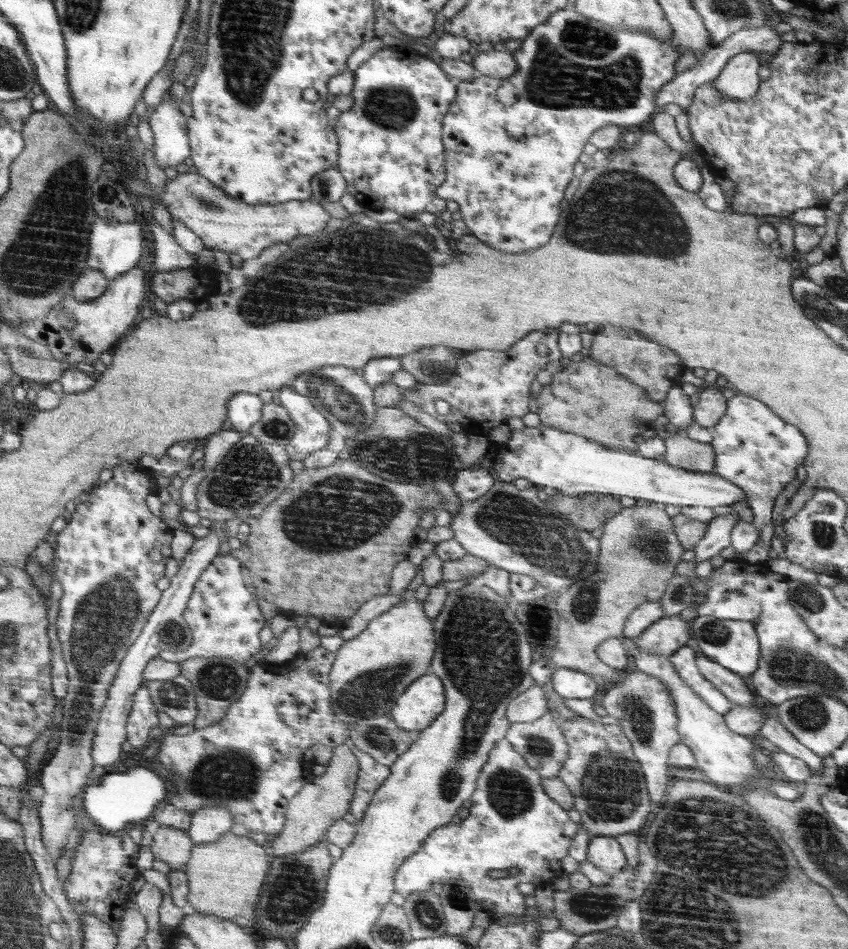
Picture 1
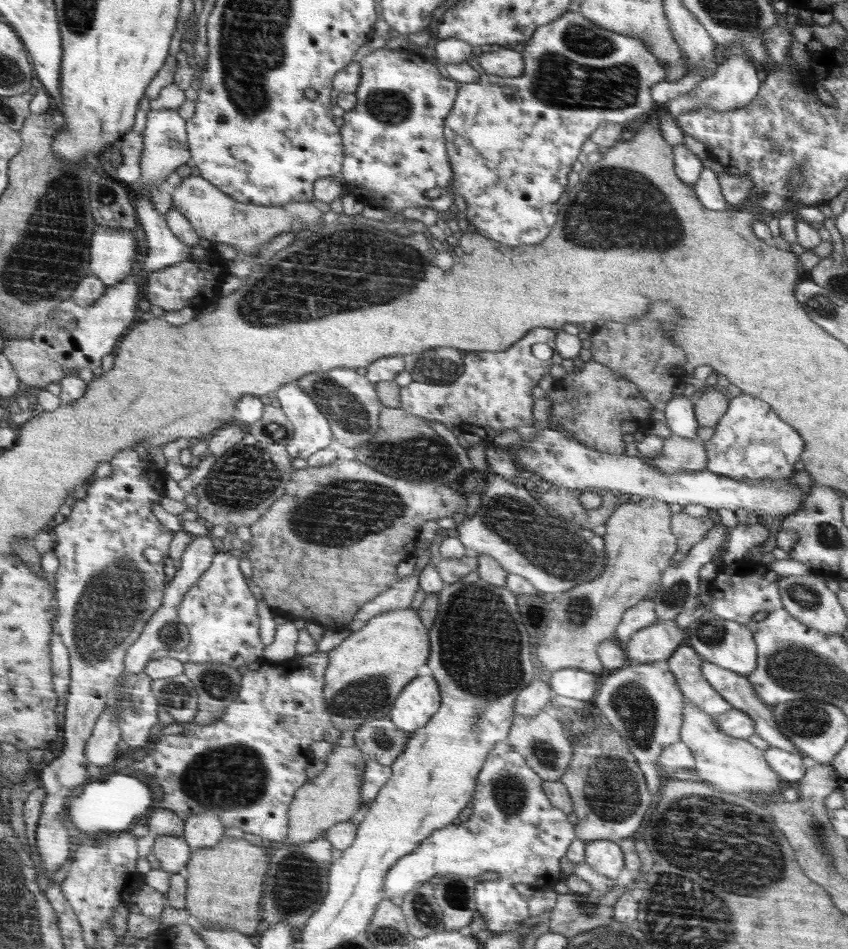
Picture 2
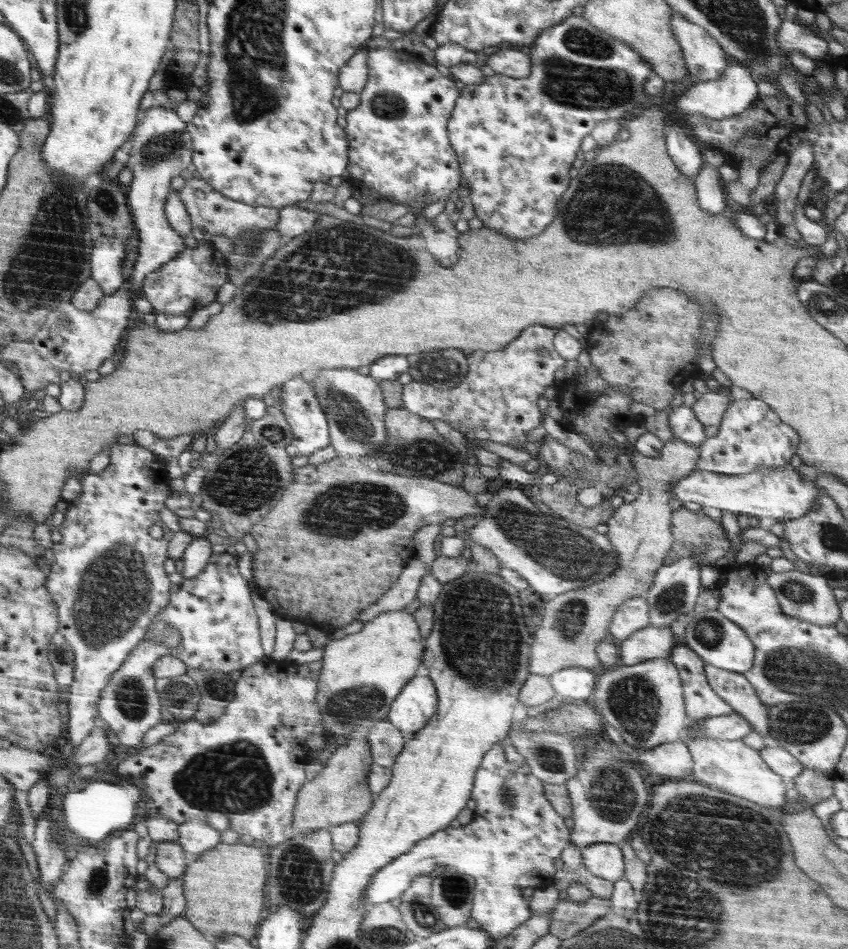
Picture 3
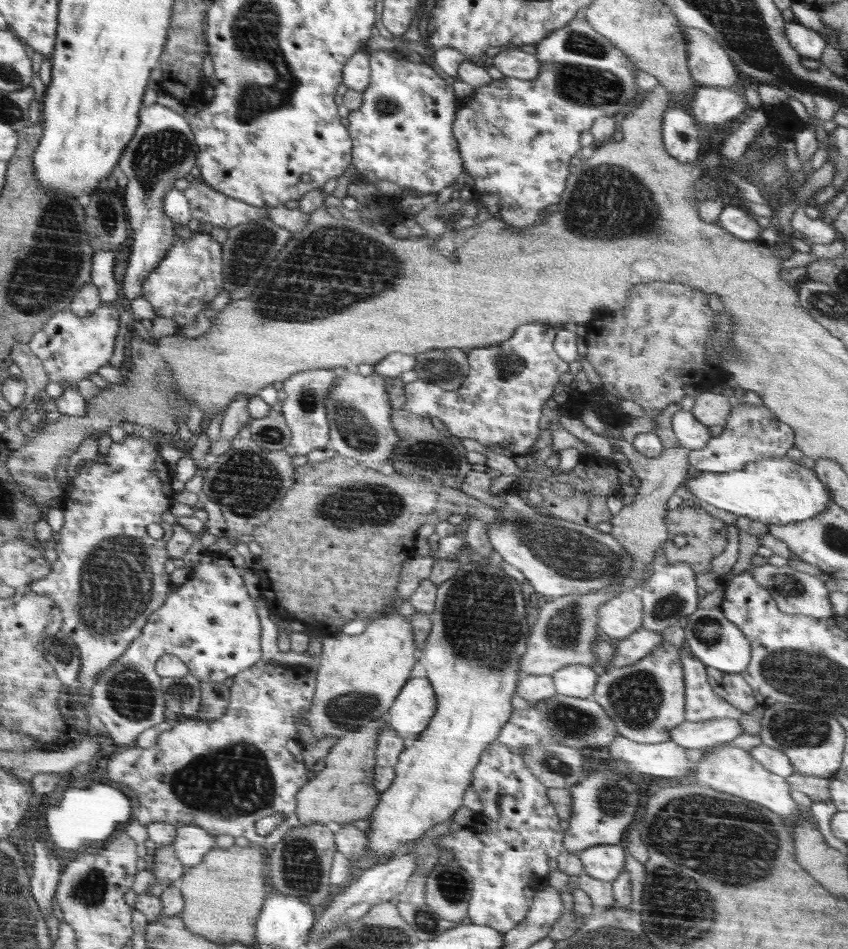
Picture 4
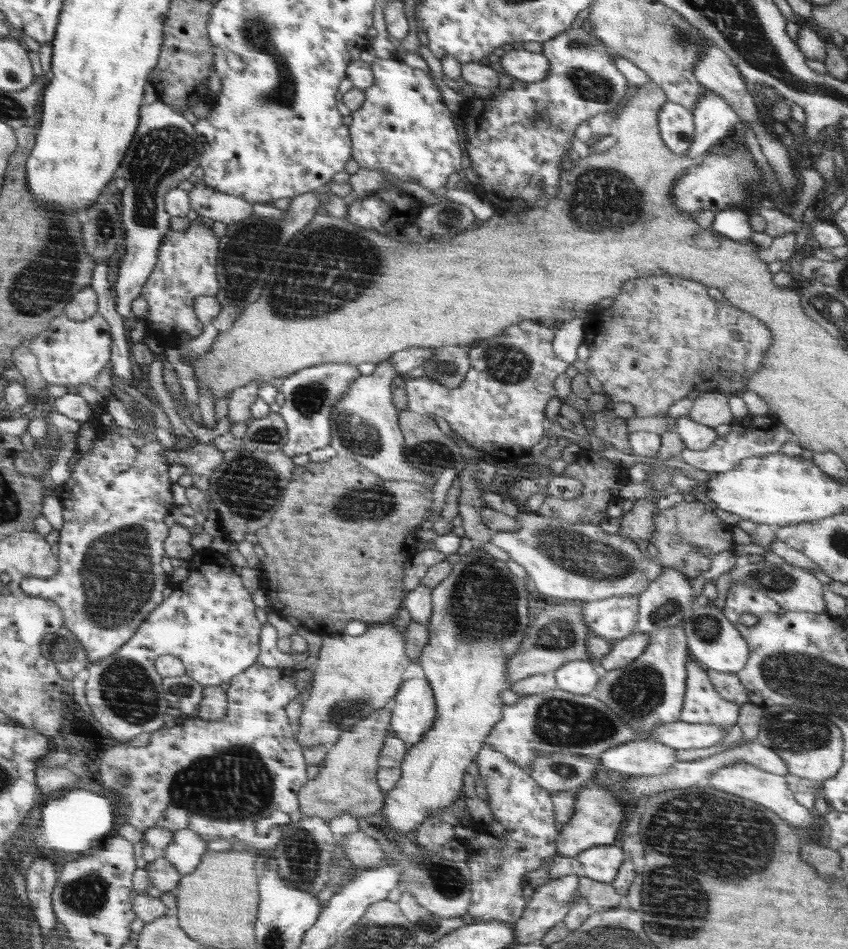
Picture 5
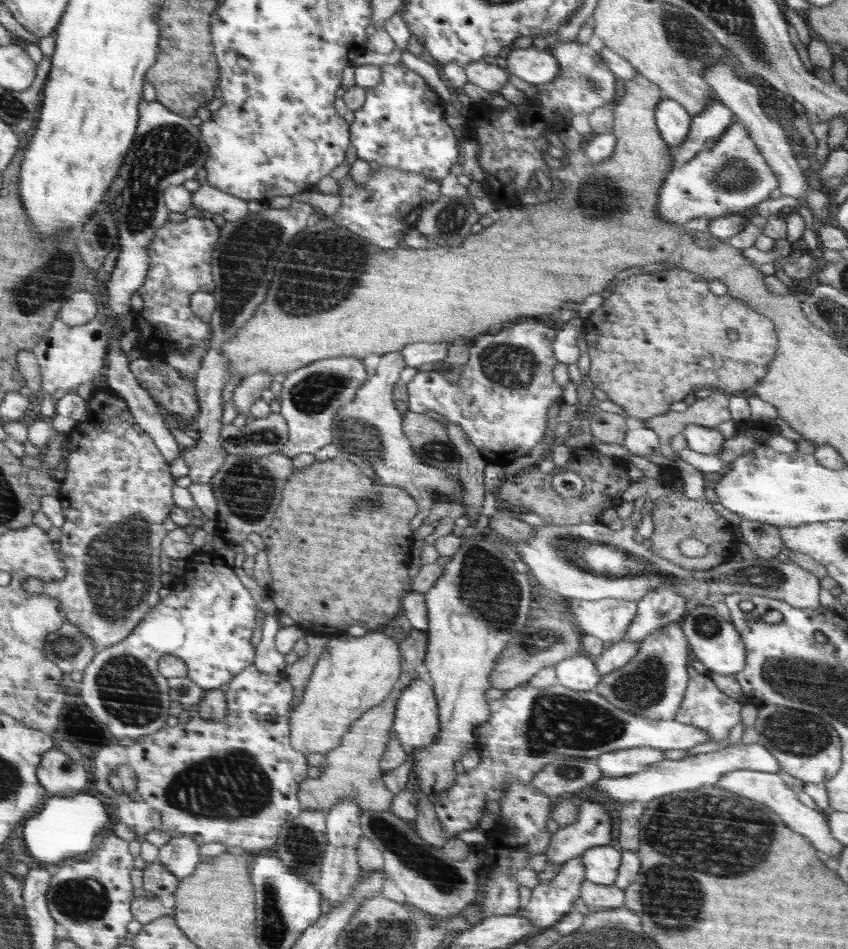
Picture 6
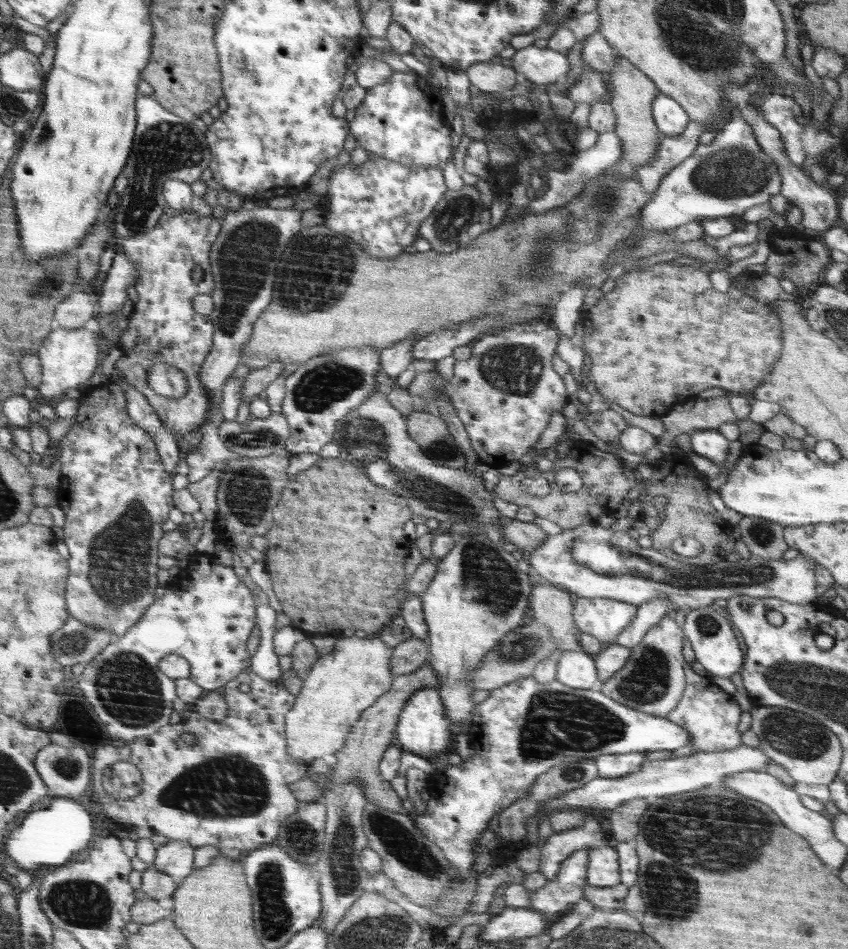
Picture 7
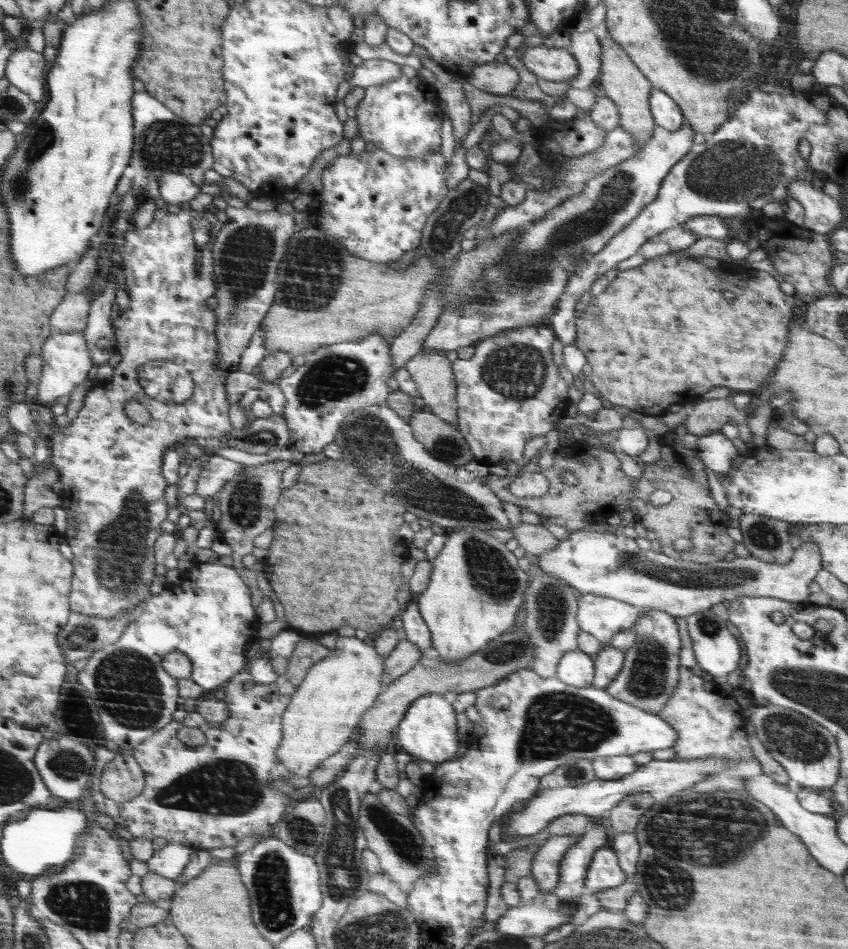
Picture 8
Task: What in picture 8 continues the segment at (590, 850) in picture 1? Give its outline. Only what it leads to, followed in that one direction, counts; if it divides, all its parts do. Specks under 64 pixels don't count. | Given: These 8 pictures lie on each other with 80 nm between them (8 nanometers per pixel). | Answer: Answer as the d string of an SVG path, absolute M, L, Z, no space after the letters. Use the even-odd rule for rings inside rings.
M604 846L595 850L585 878L586 891L595 893L614 889L624 882L624 873L621 866L618 866L618 858L613 848Z

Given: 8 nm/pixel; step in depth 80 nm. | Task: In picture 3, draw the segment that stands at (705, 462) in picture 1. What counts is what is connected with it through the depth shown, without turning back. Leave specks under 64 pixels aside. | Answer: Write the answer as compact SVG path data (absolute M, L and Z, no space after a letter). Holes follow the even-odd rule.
M672 439L667 443L663 443L660 454L655 457L648 457L640 454L633 448L629 448L631 464L635 466L639 474L639 482L641 491L637 494L636 499L632 503L624 503L615 509L612 518L605 523L608 527L606 537L614 546L614 553L618 555L618 570L610 576L604 578L597 585L585 586L557 596L551 596L552 600L548 600L548 604L544 606L544 619L542 624L534 627L534 648L530 650L530 669L534 675L547 676L558 673L570 666L578 666L586 669L603 668L601 659L597 657L597 645L604 640L610 639L609 629L613 622L614 613L624 601L634 599L634 596L644 596L650 587L654 585L654 575L658 569L664 565L664 558L670 552L674 538L670 532L670 516L672 508L668 505L671 498L671 488L681 478L687 477L697 467L699 459L699 447L690 443L681 441L680 439Z

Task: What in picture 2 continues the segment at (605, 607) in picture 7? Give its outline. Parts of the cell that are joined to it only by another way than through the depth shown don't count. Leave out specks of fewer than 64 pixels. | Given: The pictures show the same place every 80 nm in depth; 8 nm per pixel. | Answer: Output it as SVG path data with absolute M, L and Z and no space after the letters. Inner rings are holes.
M645 599L630 607L622 617L621 624L617 626L615 640L625 643L635 633L640 632L647 626L653 625L657 621L657 612L650 599Z

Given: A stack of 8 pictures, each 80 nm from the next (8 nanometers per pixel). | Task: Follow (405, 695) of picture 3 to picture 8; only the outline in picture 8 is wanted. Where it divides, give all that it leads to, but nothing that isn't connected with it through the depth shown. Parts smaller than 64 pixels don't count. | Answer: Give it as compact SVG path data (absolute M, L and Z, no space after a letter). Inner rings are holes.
M436 693L423 694L409 706L405 717L397 726L394 735L395 747L434 764L454 760L458 748L463 744L457 733L456 714L448 696Z

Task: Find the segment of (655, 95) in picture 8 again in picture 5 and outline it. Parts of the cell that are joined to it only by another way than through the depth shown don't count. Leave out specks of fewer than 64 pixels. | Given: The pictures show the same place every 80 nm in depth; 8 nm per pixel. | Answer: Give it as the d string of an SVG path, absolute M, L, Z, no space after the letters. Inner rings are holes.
M666 102L658 115L661 138L674 154L684 157L694 137L693 111L677 103Z

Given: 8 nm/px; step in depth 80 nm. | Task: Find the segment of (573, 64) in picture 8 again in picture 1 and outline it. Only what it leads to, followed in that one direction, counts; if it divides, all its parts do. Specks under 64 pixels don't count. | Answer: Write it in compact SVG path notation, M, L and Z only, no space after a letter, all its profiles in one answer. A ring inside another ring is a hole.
M481 51L471 64L481 76L491 80L504 80L518 72L517 60L510 51Z

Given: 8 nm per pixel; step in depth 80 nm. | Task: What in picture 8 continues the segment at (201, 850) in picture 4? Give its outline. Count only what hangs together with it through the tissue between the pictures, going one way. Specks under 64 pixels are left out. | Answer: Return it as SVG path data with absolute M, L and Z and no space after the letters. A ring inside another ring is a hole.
M177 842L167 843L164 848L154 851L152 858L147 860L149 872L169 879L180 878L193 851L189 846Z

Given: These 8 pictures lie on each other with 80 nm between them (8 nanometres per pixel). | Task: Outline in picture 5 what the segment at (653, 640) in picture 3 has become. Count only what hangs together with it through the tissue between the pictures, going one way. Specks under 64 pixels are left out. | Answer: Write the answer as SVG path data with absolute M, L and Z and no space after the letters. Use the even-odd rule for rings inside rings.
M634 632L629 637L613 642L608 654L605 654L599 663L600 668L604 672L617 670L636 661L647 650L650 643L649 635Z

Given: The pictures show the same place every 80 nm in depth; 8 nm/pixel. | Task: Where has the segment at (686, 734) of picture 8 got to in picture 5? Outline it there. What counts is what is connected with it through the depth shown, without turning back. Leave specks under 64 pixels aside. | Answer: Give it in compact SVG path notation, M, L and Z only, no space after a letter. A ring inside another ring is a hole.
M696 660L688 663L689 681L681 721L698 724L715 724L728 730L736 724L740 706L722 698L712 687L707 672Z

